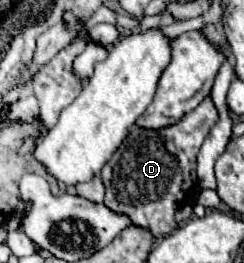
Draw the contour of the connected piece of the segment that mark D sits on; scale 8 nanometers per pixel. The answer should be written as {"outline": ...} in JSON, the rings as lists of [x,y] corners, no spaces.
{"outline":[[[209,96],[175,126],[157,132],[139,130],[133,126],[121,148],[115,150],[111,160],[101,170],[105,184],[105,206],[117,214],[129,216],[133,226],[149,230],[155,240],[167,236],[175,228],[173,214],[179,202],[197,184],[195,158],[215,122],[217,110]]]}

